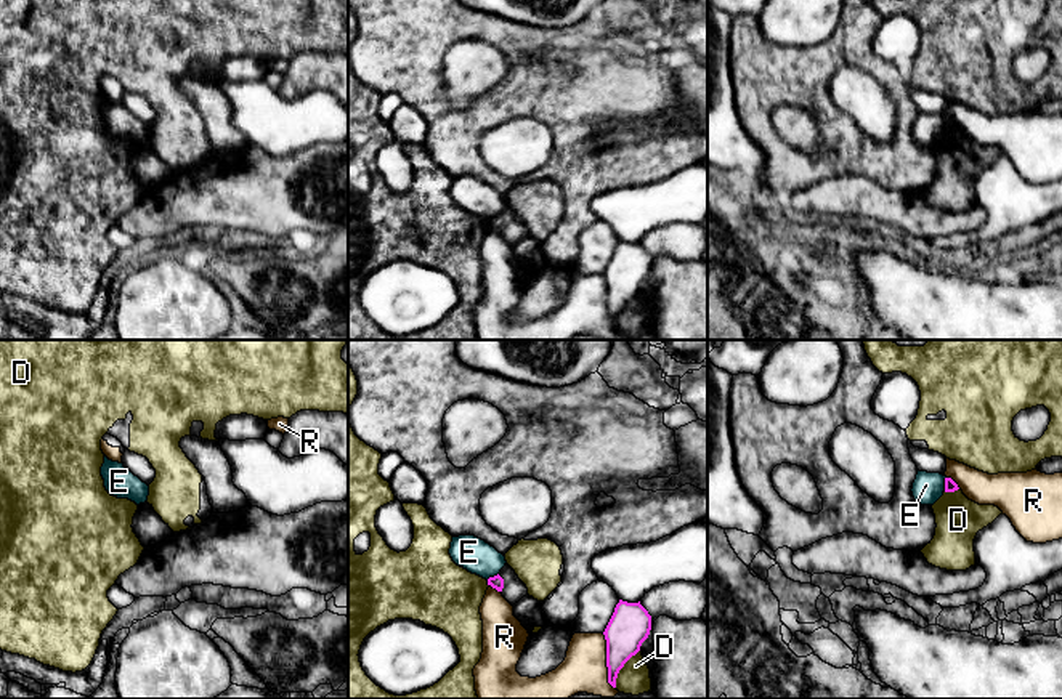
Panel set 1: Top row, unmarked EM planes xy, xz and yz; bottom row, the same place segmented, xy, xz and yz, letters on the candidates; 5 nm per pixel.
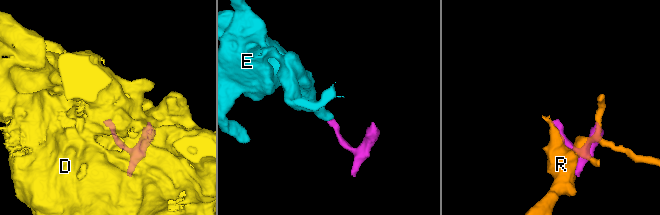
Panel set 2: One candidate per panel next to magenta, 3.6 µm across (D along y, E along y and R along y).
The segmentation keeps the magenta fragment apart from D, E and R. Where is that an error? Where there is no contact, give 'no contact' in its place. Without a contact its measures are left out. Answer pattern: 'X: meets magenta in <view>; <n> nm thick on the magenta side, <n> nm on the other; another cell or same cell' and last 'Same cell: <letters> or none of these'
D: meets magenta in xz; 200 nm thick on the magenta side, 160 nm on the other; another cell
E: meets magenta in yz; 60 nm thick on the magenta side, 160 nm on the other; another cell
R: meets magenta in xz; 200 nm thick on the magenta side, 220 nm on the other; another cell
Same cell: none of these

